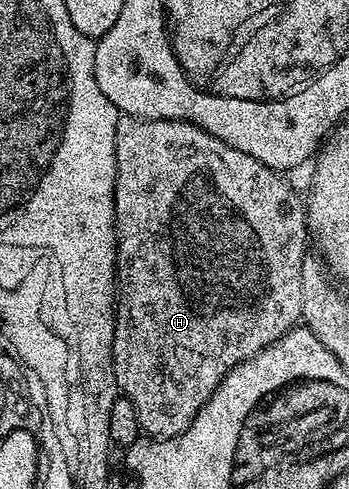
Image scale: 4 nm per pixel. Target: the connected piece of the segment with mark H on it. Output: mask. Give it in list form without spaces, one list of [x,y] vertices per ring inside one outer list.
[[[120,116],[117,123],[117,139],[115,140],[115,158],[117,159],[117,175],[115,176],[115,280],[117,282],[117,308],[115,311],[115,330],[113,331],[113,367],[115,368],[115,381],[119,384],[119,393],[127,397],[133,403],[137,411],[139,428],[148,438],[162,439],[164,437],[176,437],[186,431],[197,419],[201,407],[217,391],[217,387],[225,379],[225,375],[233,367],[245,363],[250,357],[256,357],[265,347],[269,347],[277,339],[281,339],[296,328],[301,321],[301,271],[303,270],[303,258],[309,253],[309,234],[307,231],[307,211],[302,196],[295,194],[295,189],[286,181],[284,174],[278,169],[265,167],[253,155],[245,155],[245,151],[237,151],[229,147],[221,139],[209,135],[201,127],[197,127],[188,121],[147,121],[144,117]]]

